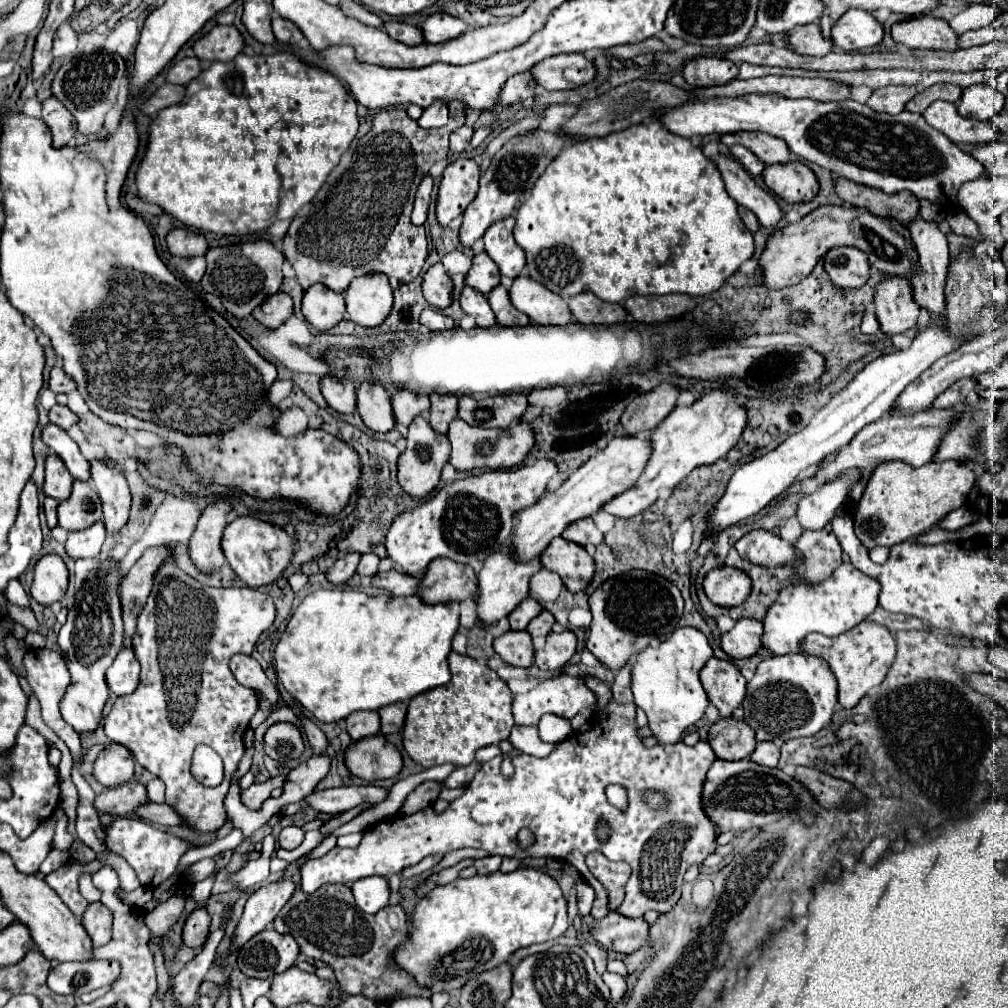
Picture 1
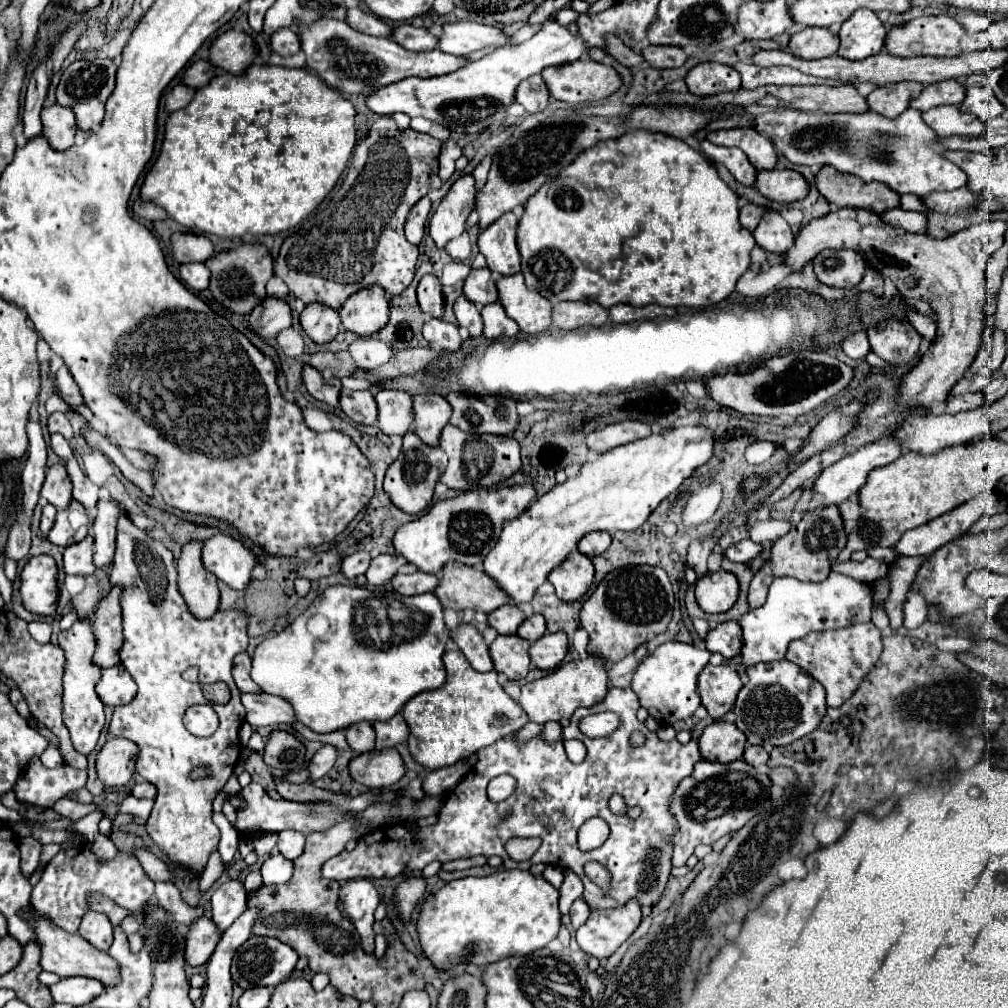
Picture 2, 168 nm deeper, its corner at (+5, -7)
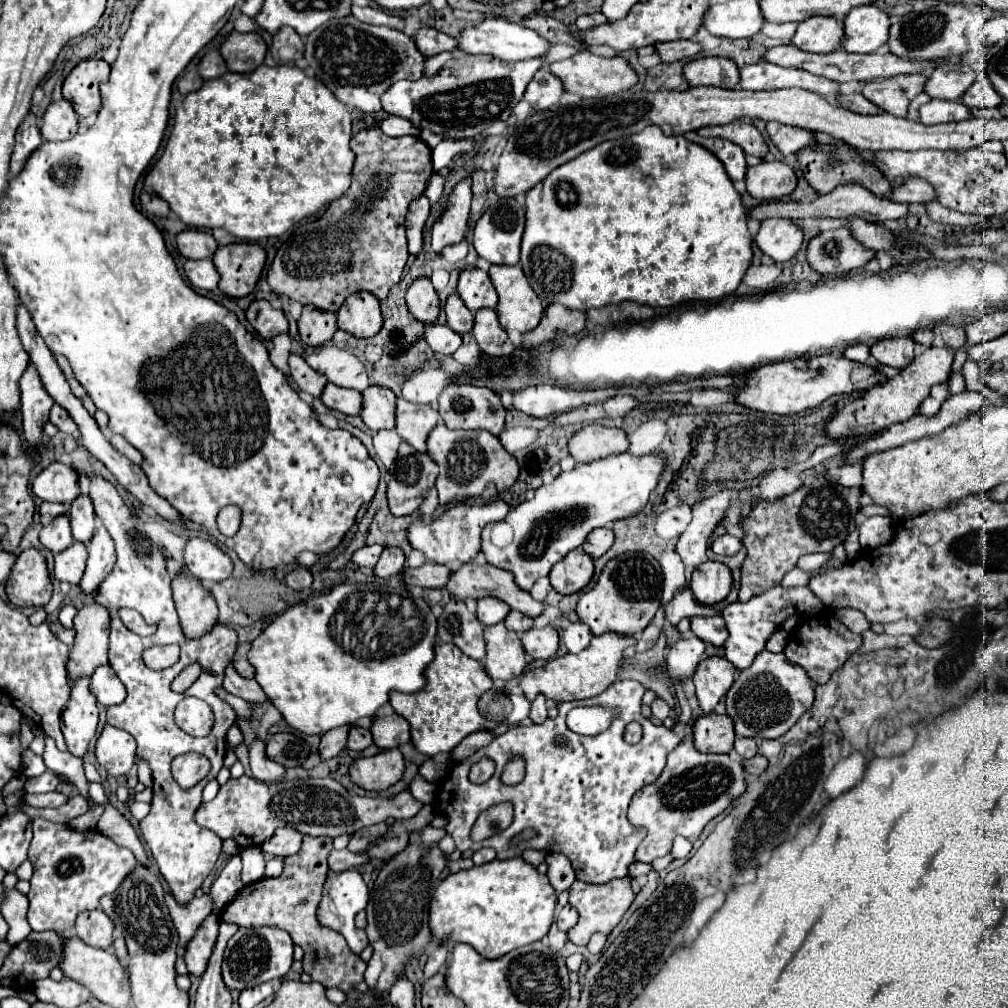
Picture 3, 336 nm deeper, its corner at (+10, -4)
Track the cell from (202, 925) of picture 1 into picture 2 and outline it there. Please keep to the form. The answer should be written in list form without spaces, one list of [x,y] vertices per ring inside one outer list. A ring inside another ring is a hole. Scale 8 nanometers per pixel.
[[[206,917],[198,919],[190,927],[186,937],[186,963],[192,967],[204,965],[210,959],[218,941],[220,941],[220,931],[216,923]]]

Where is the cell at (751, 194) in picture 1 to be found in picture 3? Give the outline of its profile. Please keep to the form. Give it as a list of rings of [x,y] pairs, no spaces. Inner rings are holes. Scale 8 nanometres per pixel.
[[[771,218],[761,222],[755,242],[763,254],[775,262],[791,260],[803,242],[803,232],[791,222],[781,218]]]

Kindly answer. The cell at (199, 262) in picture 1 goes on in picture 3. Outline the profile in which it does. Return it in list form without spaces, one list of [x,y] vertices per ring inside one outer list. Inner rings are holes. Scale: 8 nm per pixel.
[[[205,258],[205,260],[187,260],[183,264],[183,270],[185,270],[189,282],[195,288],[203,288],[203,290],[217,288],[219,276],[217,276],[217,270],[213,268],[213,262],[209,258]]]

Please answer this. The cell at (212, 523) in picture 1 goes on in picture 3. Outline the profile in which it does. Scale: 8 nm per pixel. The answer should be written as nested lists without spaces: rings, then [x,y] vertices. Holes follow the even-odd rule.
[[[191,574],[175,576],[173,580],[173,600],[185,636],[203,636],[217,622],[217,602],[213,594]]]

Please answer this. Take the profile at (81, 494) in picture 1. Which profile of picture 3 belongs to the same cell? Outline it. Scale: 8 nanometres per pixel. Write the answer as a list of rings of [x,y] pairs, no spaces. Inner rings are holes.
[[[67,514],[57,516],[49,526],[41,530],[41,544],[51,552],[61,552],[69,548],[73,542],[75,538],[71,536],[71,522]]]

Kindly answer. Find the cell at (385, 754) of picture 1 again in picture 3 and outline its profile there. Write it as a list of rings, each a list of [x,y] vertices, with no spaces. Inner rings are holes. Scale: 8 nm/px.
[[[381,750],[371,758],[355,758],[349,766],[351,782],[369,792],[383,792],[401,780],[405,772],[403,754],[395,750]]]

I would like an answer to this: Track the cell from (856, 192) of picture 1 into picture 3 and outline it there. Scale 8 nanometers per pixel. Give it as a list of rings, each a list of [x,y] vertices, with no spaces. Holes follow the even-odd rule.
[[[823,144],[809,146],[809,148],[803,148],[801,152],[797,152],[797,160],[801,164],[805,180],[819,194],[829,194],[841,184],[859,184],[859,186],[867,188],[869,192],[873,192],[875,196],[881,196],[881,198],[891,194],[889,180],[873,164],[865,162],[857,152],[853,152],[853,148],[847,144],[841,144],[841,146],[823,146]]]

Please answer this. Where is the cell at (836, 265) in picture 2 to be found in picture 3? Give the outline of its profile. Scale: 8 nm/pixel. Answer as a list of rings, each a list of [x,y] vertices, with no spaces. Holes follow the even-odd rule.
[[[847,226],[837,228],[837,230],[825,230],[825,232],[821,232],[819,236],[815,236],[809,242],[809,248],[807,248],[807,262],[821,276],[845,276],[851,270],[863,268],[871,258],[875,258],[875,252],[869,252],[865,246],[857,244],[851,238],[851,232],[849,232]]]

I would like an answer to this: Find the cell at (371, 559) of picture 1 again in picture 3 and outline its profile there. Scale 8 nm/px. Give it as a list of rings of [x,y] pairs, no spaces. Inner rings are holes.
[[[385,548],[379,562],[373,568],[373,574],[379,578],[389,578],[399,574],[403,570],[403,564],[405,564],[405,556],[401,548]]]

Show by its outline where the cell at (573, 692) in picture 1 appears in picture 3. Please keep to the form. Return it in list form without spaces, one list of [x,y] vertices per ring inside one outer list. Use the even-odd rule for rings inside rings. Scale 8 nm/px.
[[[613,634],[593,636],[591,644],[583,652],[553,658],[545,666],[525,672],[519,678],[519,686],[521,686],[521,690],[529,702],[533,702],[539,694],[543,694],[547,700],[553,700],[555,704],[561,704],[567,700],[593,698],[593,696],[601,694],[617,678],[623,650],[631,644],[635,644],[633,636],[629,636],[629,640],[625,640],[625,636],[613,636]]]

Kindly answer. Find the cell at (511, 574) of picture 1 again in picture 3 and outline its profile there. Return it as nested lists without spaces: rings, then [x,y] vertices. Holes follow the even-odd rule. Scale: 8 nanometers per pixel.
[[[631,452],[611,454],[607,458],[599,458],[587,464],[577,464],[571,472],[561,472],[551,484],[537,488],[531,500],[525,500],[517,508],[511,508],[505,520],[487,524],[483,530],[481,552],[485,554],[491,566],[509,570],[515,576],[515,582],[521,590],[531,590],[531,586],[539,578],[549,574],[553,564],[557,564],[567,552],[579,548],[591,530],[603,528],[607,522],[637,516],[645,508],[649,494],[657,488],[659,478],[665,472],[665,466],[667,466],[667,456],[663,454],[635,456]]]

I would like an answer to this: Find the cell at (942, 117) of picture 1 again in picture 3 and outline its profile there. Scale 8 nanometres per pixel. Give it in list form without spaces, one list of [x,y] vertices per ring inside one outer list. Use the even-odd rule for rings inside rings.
[[[929,100],[919,108],[919,122],[923,124],[945,124],[945,122],[961,122],[969,120],[973,114],[967,106],[959,102],[947,102],[947,100]]]

